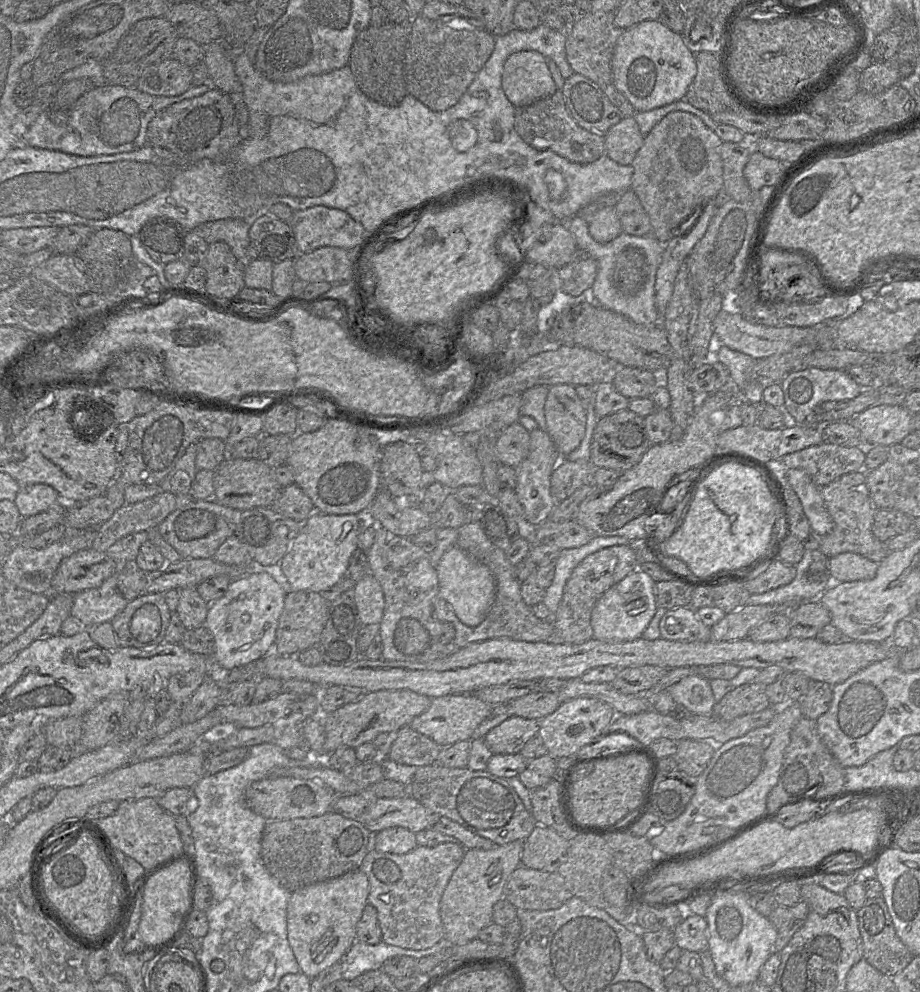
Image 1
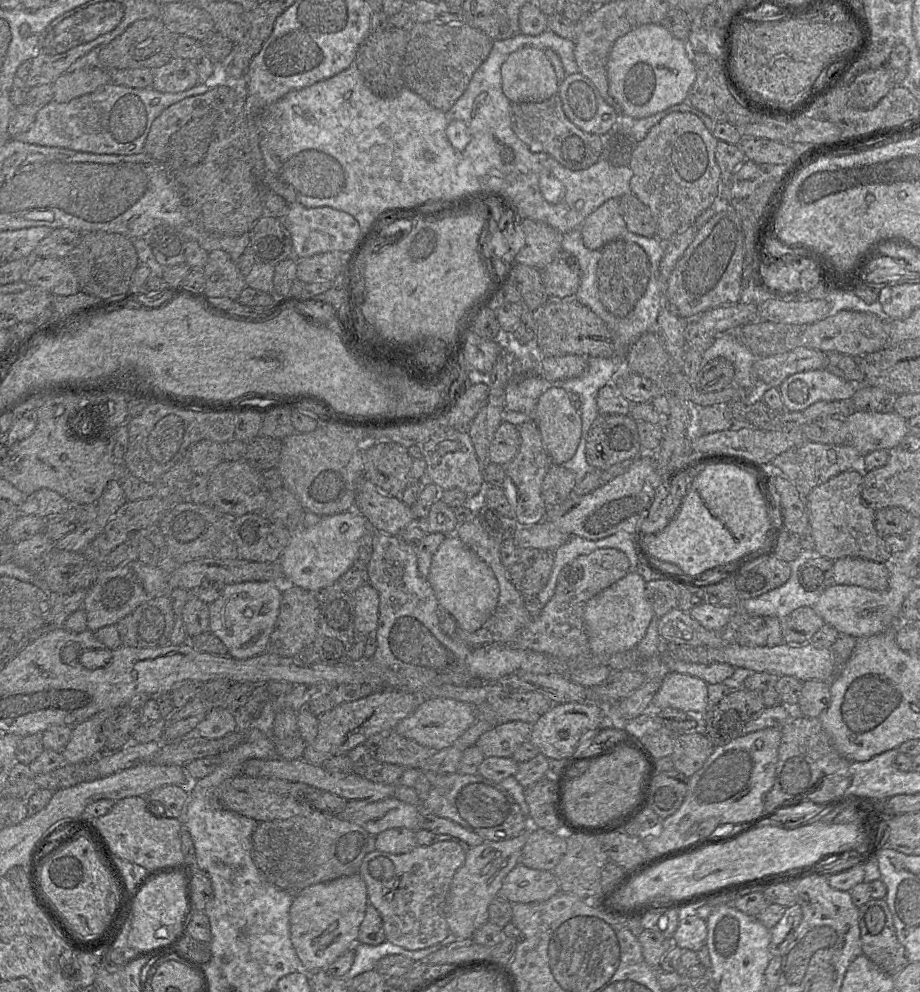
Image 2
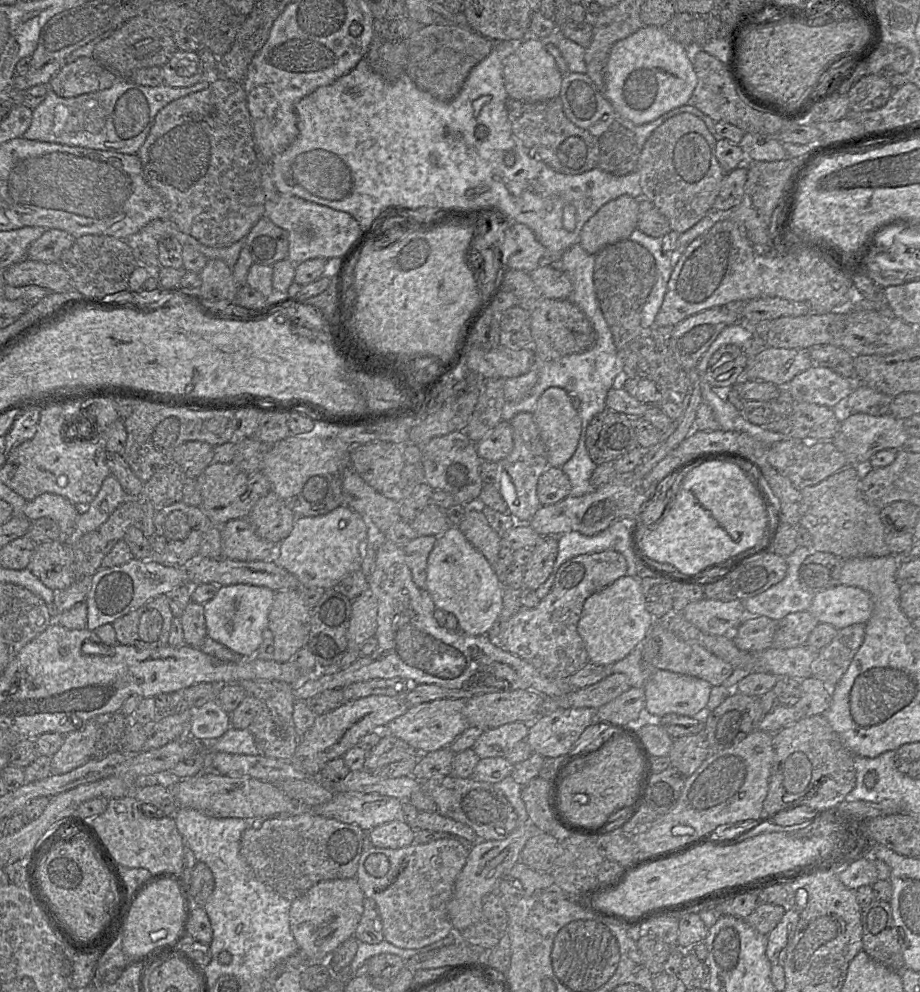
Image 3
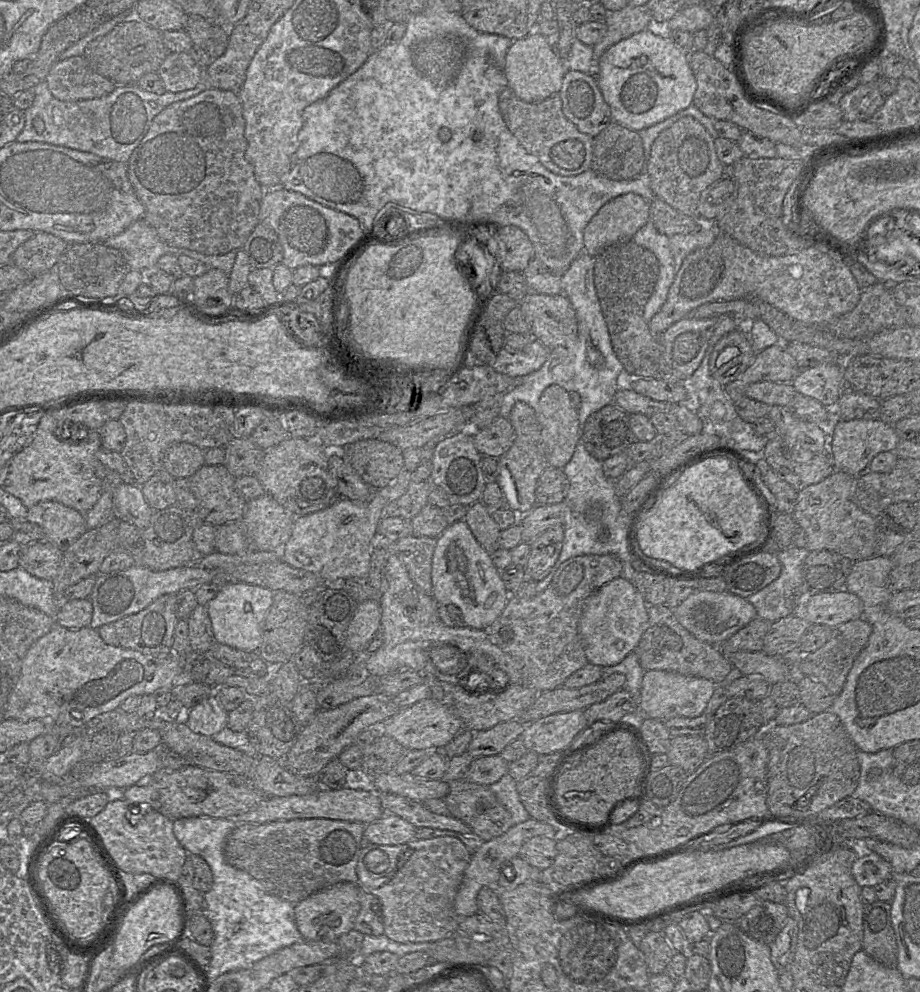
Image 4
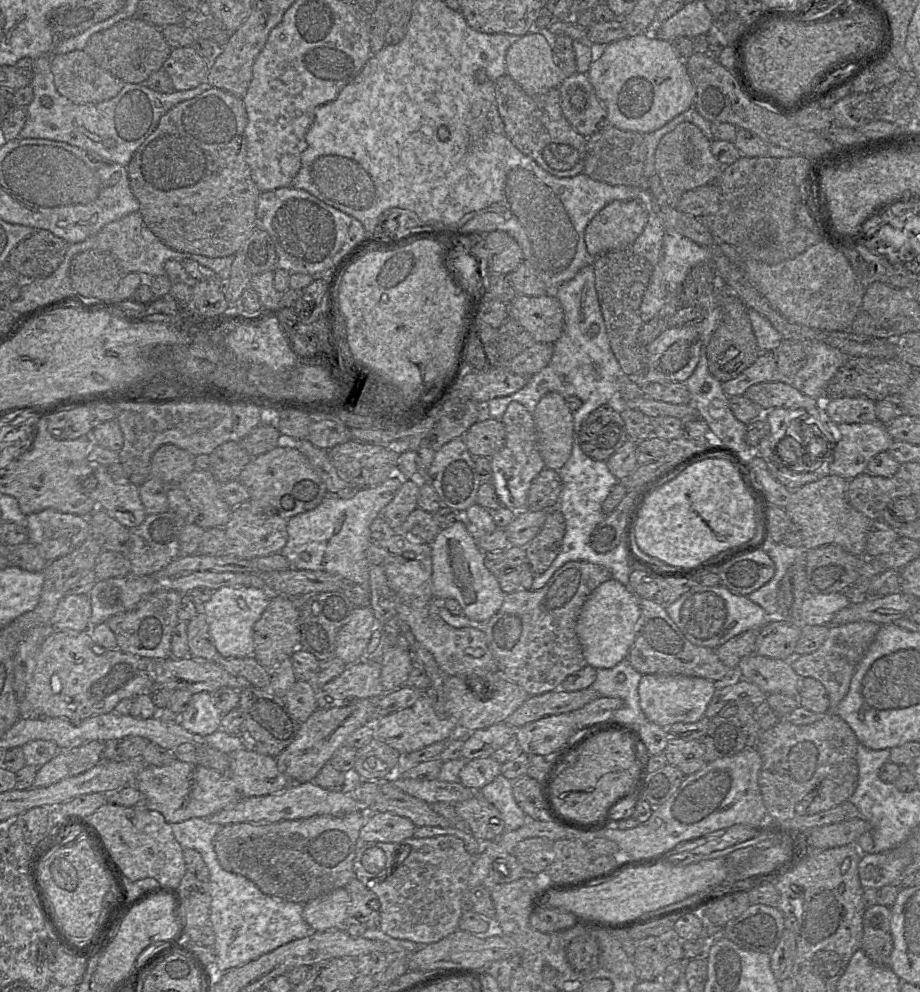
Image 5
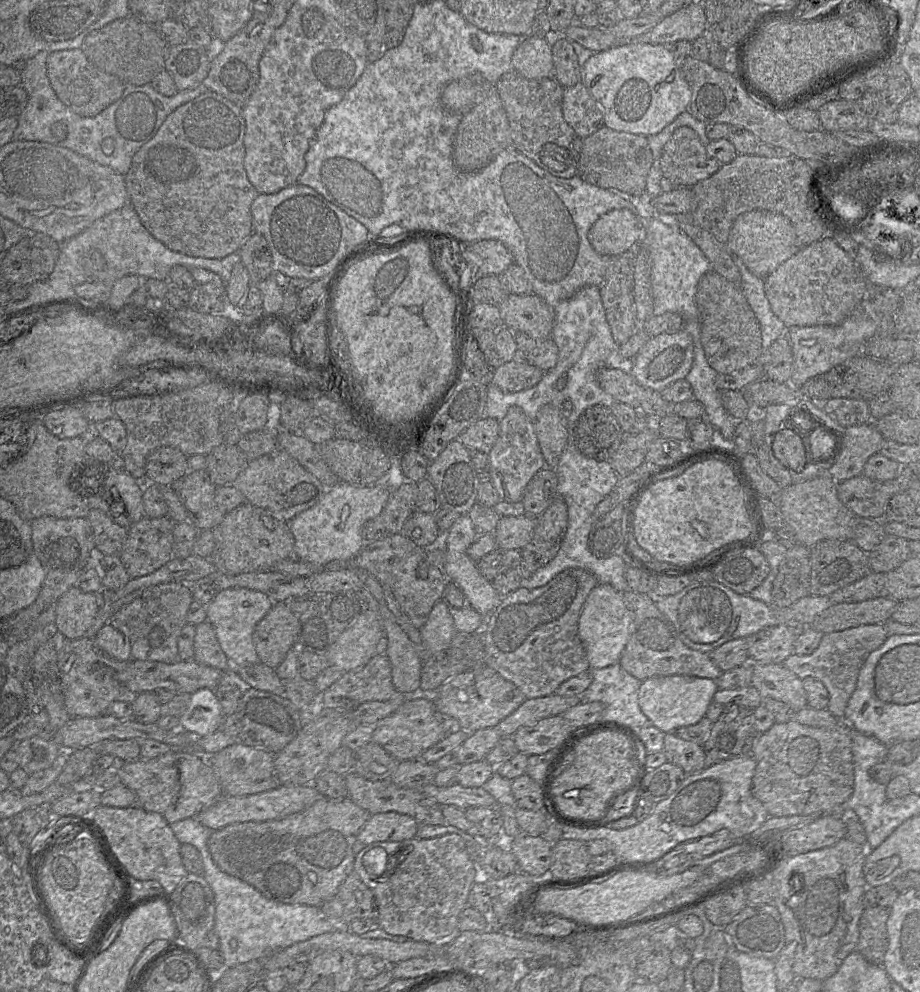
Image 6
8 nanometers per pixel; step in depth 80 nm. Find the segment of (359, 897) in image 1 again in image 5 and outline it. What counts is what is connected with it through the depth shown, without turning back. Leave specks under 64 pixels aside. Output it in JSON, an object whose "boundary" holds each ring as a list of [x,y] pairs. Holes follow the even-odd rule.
{"boundary":[[[338,888],[303,905],[303,919],[315,932],[344,929],[350,896],[345,888]]]}

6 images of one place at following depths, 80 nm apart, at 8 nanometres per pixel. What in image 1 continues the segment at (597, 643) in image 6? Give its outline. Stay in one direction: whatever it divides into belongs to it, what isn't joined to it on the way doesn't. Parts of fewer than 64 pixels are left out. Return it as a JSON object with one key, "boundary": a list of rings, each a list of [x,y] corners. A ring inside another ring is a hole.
{"boundary":[[[636,569],[607,590],[592,610],[593,637],[605,642],[632,641],[640,638],[657,609],[654,584],[650,576]]]}

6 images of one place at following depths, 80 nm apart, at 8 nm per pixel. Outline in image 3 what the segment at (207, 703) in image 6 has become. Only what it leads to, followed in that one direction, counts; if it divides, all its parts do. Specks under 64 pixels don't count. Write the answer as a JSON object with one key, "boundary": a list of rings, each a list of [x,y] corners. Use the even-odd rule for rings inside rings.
{"boundary":[[[217,700],[192,710],[190,736],[196,740],[219,738],[231,727],[230,714]]]}

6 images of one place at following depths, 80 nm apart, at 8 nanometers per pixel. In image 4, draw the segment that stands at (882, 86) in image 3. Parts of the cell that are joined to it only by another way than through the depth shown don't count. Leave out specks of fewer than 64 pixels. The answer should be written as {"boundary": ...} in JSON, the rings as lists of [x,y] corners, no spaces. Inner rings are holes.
{"boundary":[[[858,84],[846,93],[839,102],[843,120],[856,121],[869,119],[884,103],[884,97],[876,85]]]}

